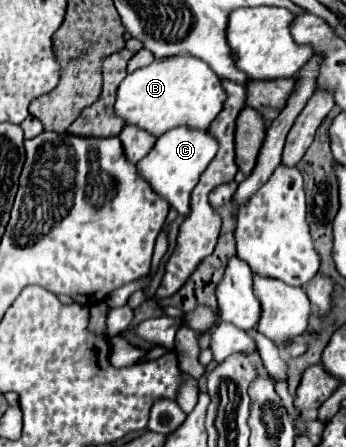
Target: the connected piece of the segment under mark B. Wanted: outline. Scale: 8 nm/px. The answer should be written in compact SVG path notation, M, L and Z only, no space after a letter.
M184 54L154 60L150 66L128 74L118 88L114 110L126 124L136 124L154 136L162 136L176 126L208 128L216 120L224 102L226 90L216 72L206 62Z

